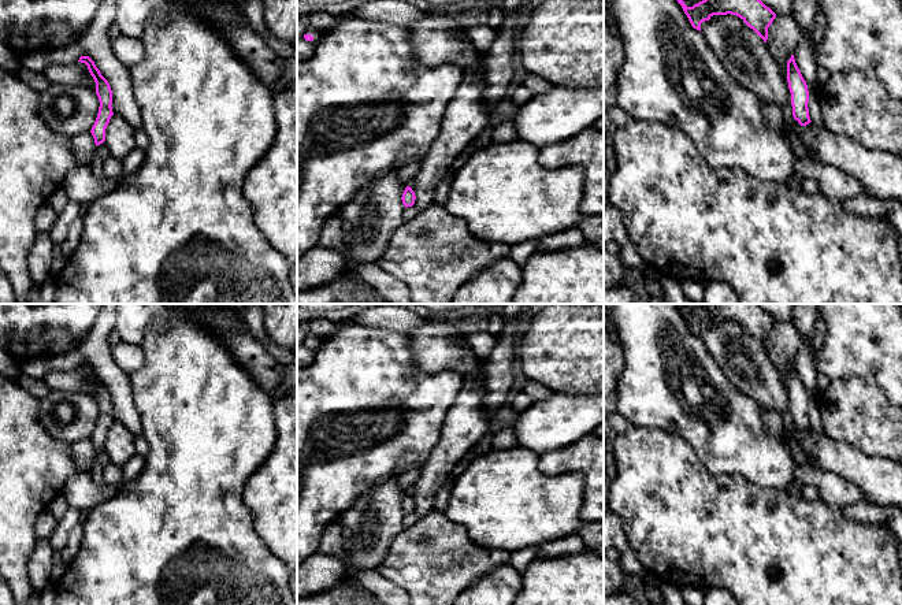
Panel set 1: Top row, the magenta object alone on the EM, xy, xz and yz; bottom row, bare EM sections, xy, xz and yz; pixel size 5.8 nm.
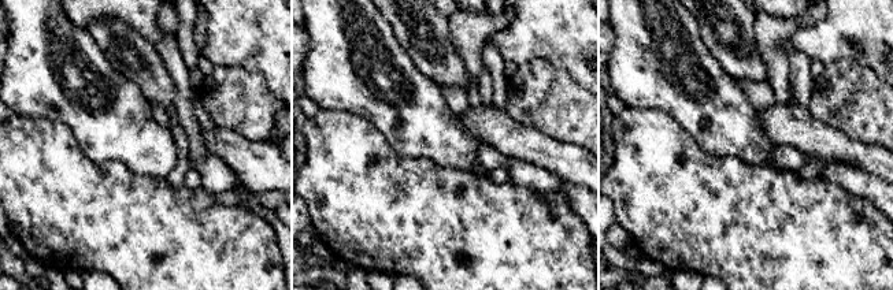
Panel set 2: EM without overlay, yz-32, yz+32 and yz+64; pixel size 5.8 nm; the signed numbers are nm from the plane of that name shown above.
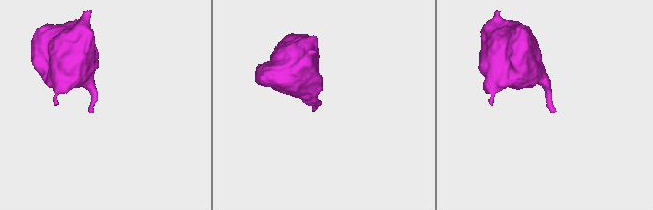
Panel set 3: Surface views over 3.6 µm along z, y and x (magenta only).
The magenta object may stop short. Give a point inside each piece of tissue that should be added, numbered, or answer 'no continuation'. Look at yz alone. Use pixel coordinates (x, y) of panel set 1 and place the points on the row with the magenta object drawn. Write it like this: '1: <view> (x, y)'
no continuation

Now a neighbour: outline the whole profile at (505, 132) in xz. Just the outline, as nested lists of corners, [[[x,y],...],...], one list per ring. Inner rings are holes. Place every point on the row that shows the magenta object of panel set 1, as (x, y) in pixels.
[[[505,120],[500,126],[494,127],[491,142],[505,144],[517,141],[517,133],[512,120]]]

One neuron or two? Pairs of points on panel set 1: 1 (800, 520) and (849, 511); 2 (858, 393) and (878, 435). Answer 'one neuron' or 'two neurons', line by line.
1: two neurons
2: one neuron

